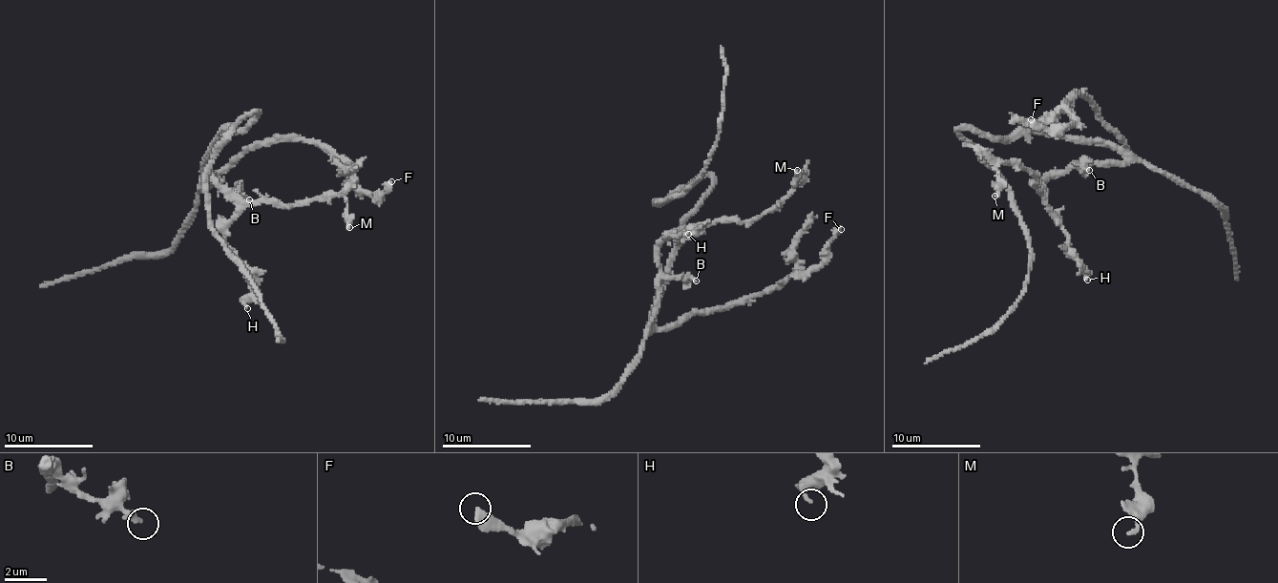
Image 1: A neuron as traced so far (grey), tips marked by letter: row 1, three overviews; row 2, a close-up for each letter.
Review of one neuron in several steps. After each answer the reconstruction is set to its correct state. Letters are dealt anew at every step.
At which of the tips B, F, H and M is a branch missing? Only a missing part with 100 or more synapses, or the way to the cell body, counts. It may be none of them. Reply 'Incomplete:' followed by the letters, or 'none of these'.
Incomplete: none of these

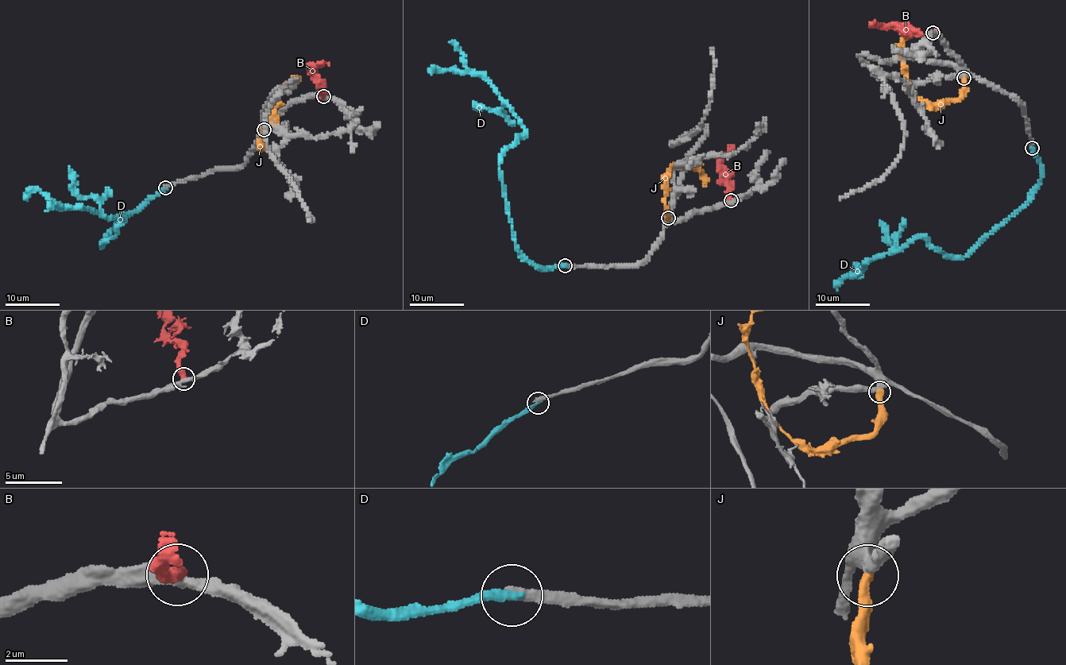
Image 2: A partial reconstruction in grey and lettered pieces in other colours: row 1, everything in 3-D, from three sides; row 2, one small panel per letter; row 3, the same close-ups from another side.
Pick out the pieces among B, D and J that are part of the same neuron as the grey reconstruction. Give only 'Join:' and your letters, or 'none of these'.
Join: none of these

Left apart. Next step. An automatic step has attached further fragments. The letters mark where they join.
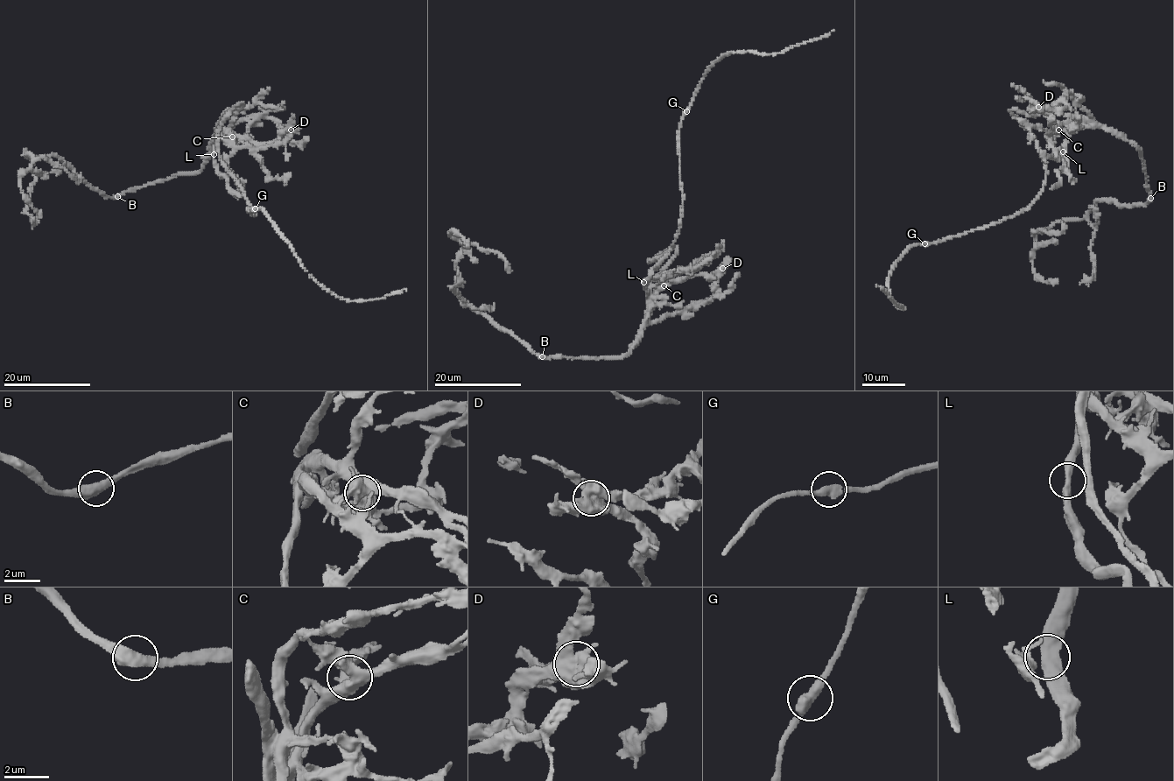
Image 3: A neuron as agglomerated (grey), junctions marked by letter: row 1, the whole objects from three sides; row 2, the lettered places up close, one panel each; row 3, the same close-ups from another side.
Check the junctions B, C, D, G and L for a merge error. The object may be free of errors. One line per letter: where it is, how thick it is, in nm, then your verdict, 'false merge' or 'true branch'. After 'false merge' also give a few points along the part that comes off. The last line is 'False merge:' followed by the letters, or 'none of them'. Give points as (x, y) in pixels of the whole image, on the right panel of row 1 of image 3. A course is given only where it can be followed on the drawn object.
B: at (1150, 198); 600 nm thick; true branch
C: at (1058, 130); 500 nm thick; true branch
D: at (1038, 107); 600 nm thick; false merge; foreign part runs (1038, 107), (1051, 118), (1051, 129), (1072, 123), (1065, 151), (1065, 168), (1058, 172), (1059, 185), (1051, 189)
G: at (924, 243); 460 nm thick; true branch
L: at (1063, 151); 500 nm thick; true branch
False merge: D

